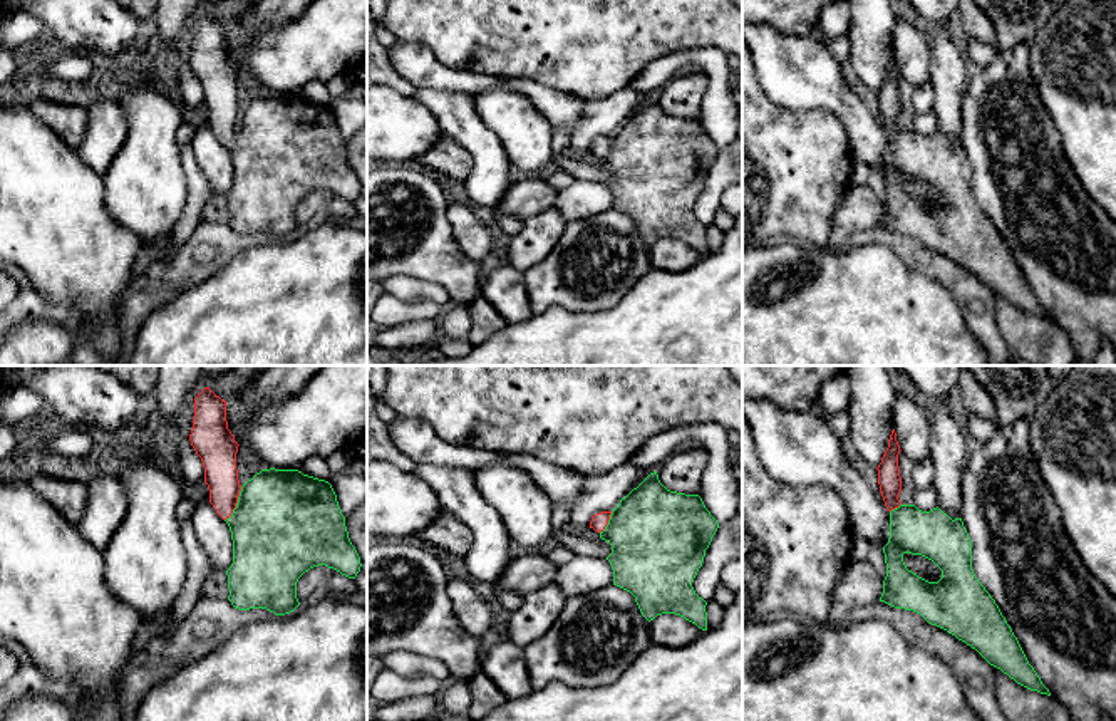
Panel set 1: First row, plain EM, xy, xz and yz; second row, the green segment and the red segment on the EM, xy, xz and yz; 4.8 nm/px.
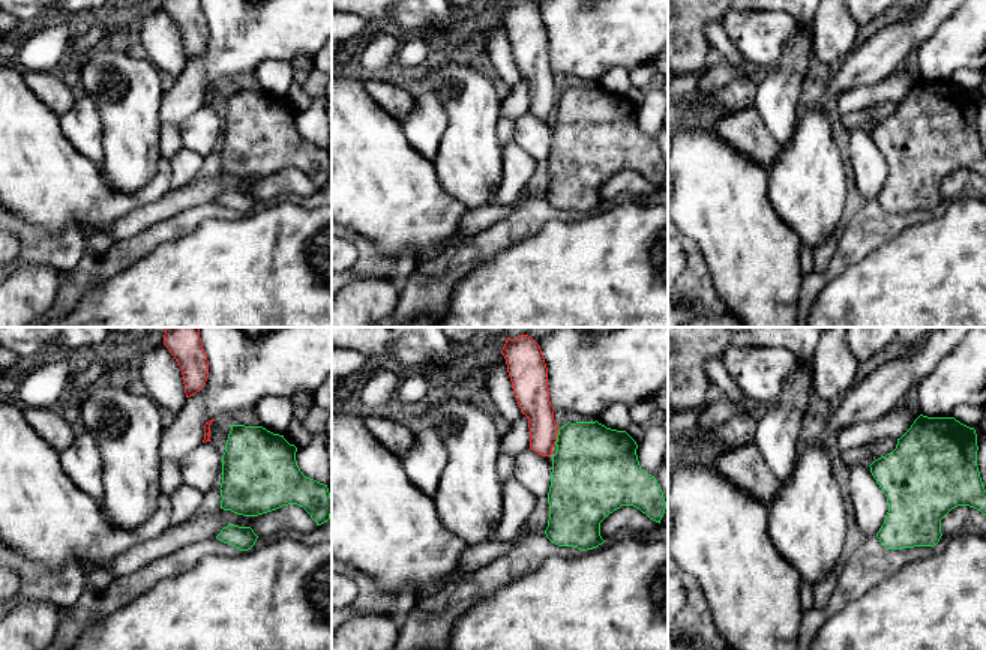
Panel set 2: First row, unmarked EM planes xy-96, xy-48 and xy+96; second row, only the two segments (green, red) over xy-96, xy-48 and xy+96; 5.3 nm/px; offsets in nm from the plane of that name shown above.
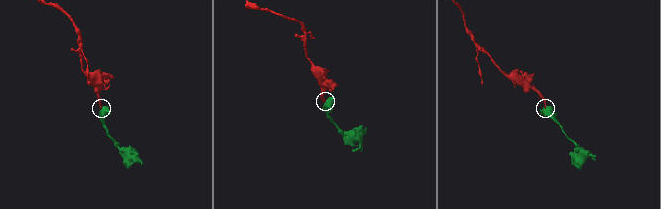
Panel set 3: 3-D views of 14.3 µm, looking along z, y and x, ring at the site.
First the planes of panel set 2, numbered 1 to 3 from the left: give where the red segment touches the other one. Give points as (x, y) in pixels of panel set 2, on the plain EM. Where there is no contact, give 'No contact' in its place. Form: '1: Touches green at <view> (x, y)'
1: No contact
2: Touches green at xy-48 (557, 99)
3: No contact

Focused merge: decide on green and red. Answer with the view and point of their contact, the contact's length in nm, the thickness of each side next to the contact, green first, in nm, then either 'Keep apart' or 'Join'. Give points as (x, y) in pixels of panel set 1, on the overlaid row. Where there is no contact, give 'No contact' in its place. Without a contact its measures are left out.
Touches green at xy (237, 503). Shared border 190 nm. Thickness 500 nm (green) against 170 nm. Join

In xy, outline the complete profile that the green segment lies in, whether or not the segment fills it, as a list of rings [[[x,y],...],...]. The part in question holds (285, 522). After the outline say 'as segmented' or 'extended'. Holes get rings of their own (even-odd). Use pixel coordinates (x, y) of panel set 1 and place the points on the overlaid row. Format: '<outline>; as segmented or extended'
[[[204,387],[194,397],[191,446],[203,461],[209,503],[228,523],[233,540],[233,563],[226,570],[228,600],[235,609],[266,609],[275,615],[293,612],[298,578],[313,567],[325,565],[349,578],[360,572],[360,557],[349,538],[345,516],[332,485],[298,469],[261,469],[243,486],[238,480],[238,443],[228,429],[226,401]]]; extended

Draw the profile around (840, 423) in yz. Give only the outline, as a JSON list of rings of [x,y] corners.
[[[850,409],[828,416],[833,433],[841,439],[850,434],[851,414]]]

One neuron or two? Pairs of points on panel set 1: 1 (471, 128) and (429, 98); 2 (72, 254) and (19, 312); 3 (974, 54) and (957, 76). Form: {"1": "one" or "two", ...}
{"1": "one", "2": "two", "3": "two"}

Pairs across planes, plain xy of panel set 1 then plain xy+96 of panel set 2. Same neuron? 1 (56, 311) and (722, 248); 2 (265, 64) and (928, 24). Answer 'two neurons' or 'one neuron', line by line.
1: two neurons
2: two neurons

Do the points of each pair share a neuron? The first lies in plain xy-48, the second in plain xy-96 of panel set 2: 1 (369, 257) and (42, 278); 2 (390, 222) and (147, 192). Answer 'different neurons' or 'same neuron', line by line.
1: different neurons
2: same neuron

